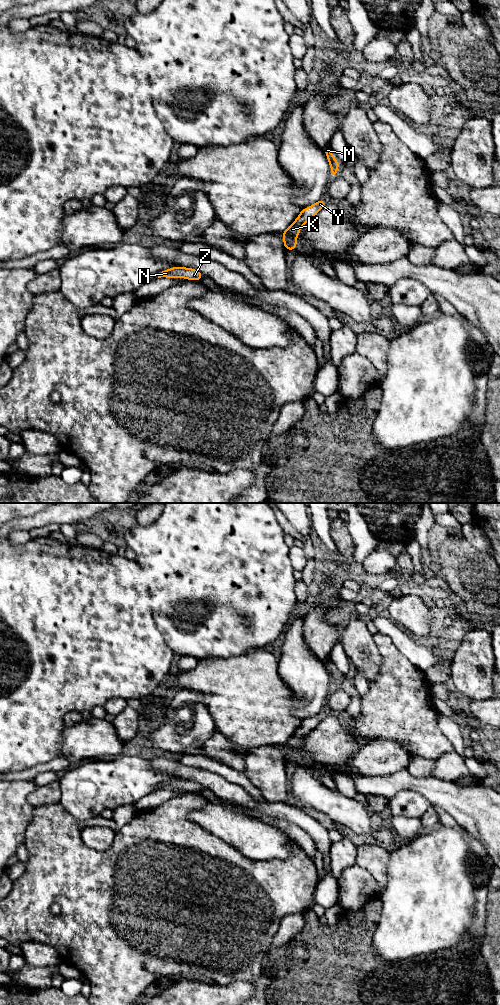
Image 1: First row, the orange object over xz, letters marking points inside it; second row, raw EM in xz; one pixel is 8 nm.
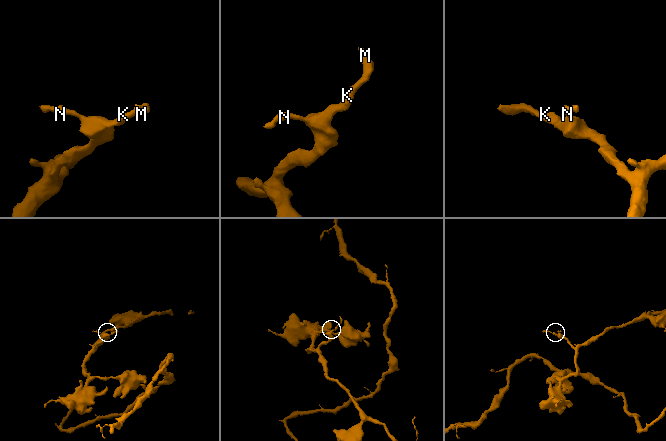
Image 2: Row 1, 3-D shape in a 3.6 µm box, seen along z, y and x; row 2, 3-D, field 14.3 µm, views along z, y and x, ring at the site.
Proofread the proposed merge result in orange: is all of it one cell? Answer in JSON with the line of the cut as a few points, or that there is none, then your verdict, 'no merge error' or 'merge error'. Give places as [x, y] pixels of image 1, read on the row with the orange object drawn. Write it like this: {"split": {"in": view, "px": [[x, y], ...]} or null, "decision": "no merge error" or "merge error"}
{"split": null, "decision": "no merge error"}

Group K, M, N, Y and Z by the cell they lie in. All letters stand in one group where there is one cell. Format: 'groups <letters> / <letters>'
groups K M N Y Z

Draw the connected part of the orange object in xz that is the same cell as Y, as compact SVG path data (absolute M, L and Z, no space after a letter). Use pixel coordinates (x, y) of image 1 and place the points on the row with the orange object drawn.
M323 198L312 206L302 209L297 219L282 233L284 240L284 249L296 250L297 236L300 234L300 228L310 219L317 215L317 213L326 204Z

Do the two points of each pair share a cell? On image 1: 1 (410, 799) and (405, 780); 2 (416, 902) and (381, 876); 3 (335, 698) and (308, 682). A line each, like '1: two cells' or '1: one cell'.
1: two cells
2: two cells
3: two cells

